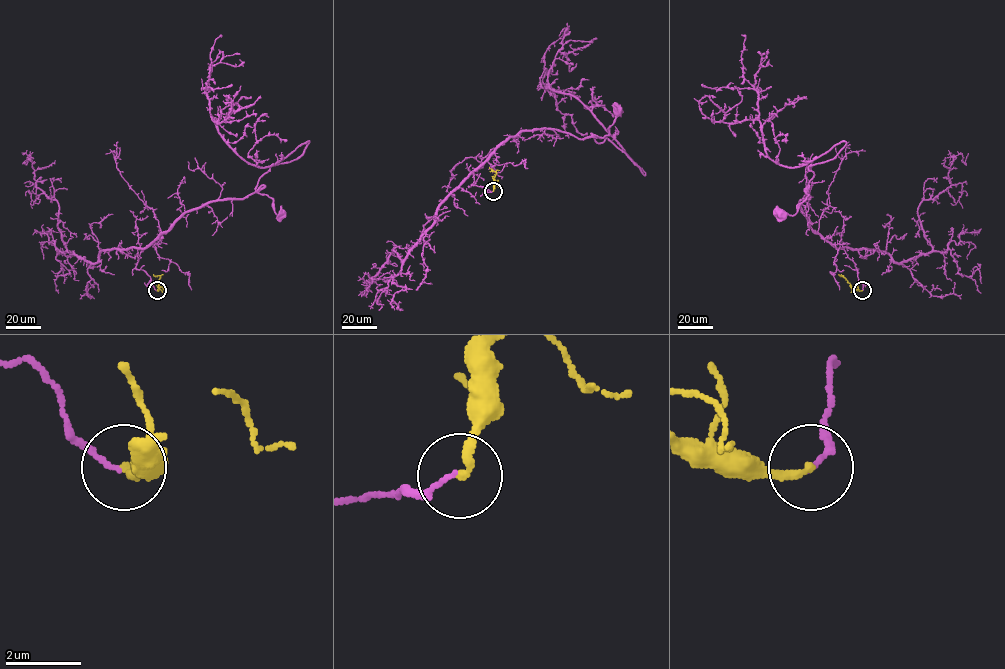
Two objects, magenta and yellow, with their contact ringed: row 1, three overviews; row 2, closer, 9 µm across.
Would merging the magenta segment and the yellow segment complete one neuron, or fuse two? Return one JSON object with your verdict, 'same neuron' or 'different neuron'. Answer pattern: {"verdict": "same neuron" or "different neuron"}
{"verdict": "different neuron"}

